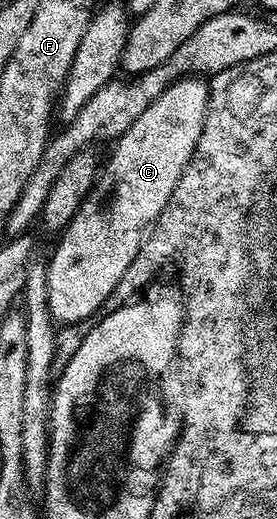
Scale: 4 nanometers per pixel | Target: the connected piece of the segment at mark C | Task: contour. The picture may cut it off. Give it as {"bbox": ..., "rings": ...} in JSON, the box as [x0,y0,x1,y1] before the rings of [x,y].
{"bbox":[46,77,208,325],"rings":[[[200,77],[178,79],[137,117],[134,125],[126,129],[126,133],[122,133],[115,140],[113,147],[116,148],[113,149],[108,164],[105,167],[103,164],[96,182],[92,185],[91,193],[82,201],[78,213],[68,222],[67,227],[59,232],[57,239],[60,240],[52,253],[50,252],[46,297],[49,313],[57,324],[76,325],[79,324],[79,319],[91,320],[101,310],[99,307],[108,298],[113,298],[116,286],[122,281],[126,269],[136,260],[146,232],[160,216],[160,211],[166,209],[166,201],[170,201],[186,165],[192,160],[207,112],[208,83]]]}

